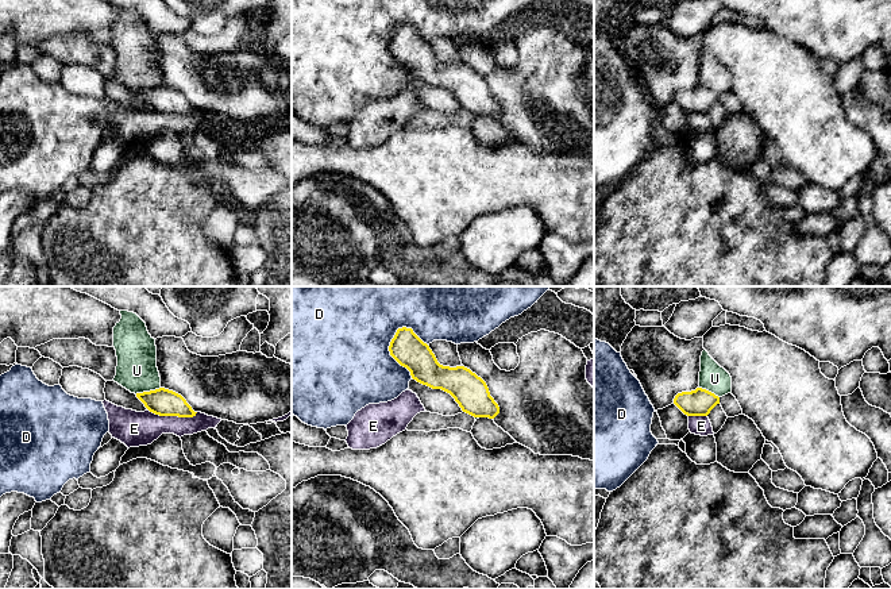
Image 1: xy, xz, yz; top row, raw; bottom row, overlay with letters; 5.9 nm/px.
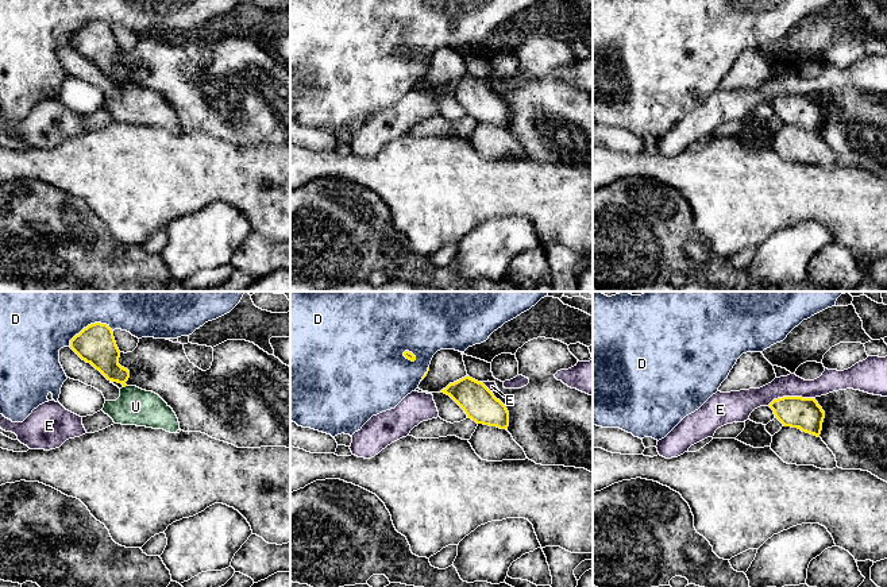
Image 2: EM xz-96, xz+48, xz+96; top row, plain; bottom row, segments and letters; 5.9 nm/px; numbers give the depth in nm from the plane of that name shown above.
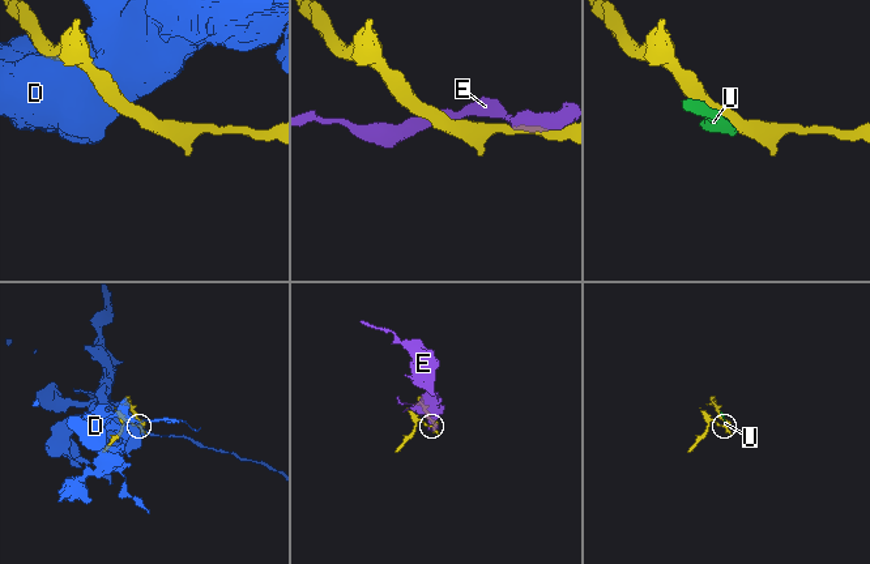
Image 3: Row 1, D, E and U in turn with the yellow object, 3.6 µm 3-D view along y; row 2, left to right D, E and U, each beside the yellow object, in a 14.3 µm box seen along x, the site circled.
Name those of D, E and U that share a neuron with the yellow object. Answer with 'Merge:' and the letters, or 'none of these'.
Merge: none of these

